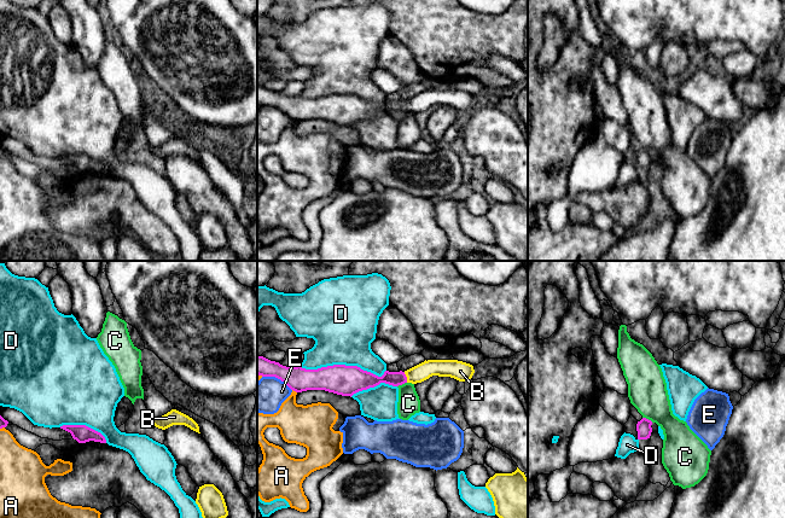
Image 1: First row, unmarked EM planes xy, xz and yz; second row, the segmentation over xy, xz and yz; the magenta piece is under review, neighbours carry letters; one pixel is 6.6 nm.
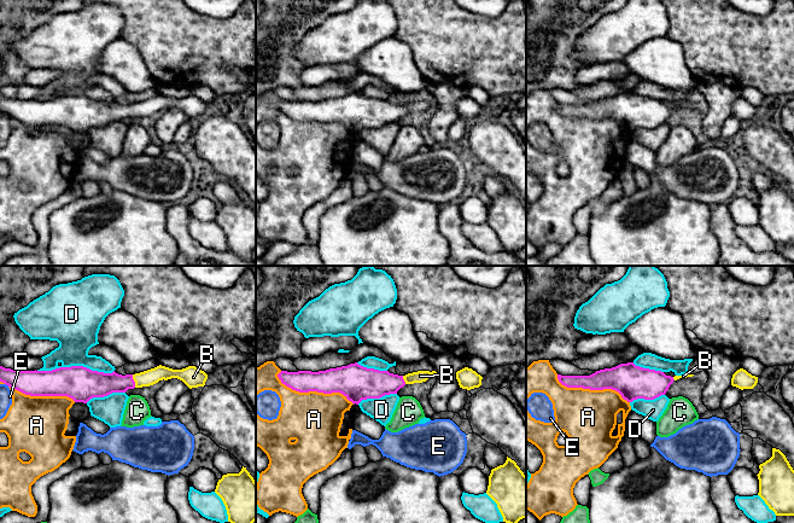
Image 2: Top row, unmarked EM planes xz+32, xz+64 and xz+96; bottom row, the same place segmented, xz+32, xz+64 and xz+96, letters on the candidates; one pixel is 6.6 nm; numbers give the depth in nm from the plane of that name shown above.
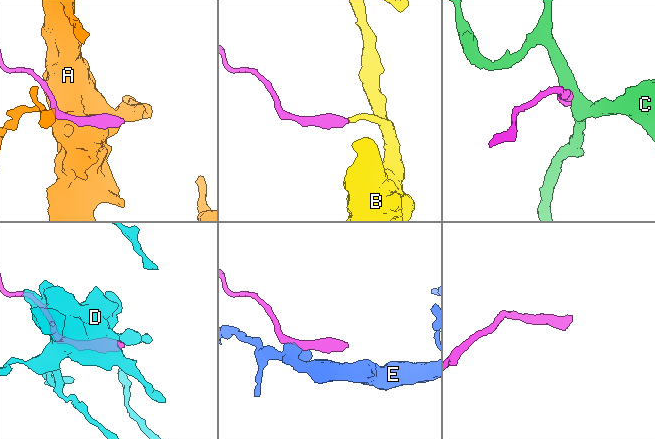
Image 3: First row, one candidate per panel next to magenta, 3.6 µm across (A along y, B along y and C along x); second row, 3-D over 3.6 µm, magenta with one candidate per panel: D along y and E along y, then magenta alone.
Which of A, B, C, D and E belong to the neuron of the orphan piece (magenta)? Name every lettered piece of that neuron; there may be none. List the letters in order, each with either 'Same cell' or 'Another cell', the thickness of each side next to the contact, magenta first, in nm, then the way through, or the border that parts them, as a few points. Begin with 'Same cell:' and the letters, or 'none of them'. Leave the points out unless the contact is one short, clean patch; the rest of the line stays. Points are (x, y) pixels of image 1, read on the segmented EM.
Same cell: B
A: Another cell. Thickness 170 nm (magenta) against 280 nm
B: Same cell. Thickness 100 nm (magenta) against 120 nm. Path across: xz (368, 379), (406, 377), (425, 370)
C: Another cell. Thickness 100 nm (magenta) against 260 nm. Boundary: yz (643, 417), (652, 422)
D: Another cell. Thickness 200 nm (magenta) against 420 nm
E: Another cell. Thickness 160 nm (magenta) against 220 nm. Boundary: xz (262, 376), (274, 376), (291, 390)

